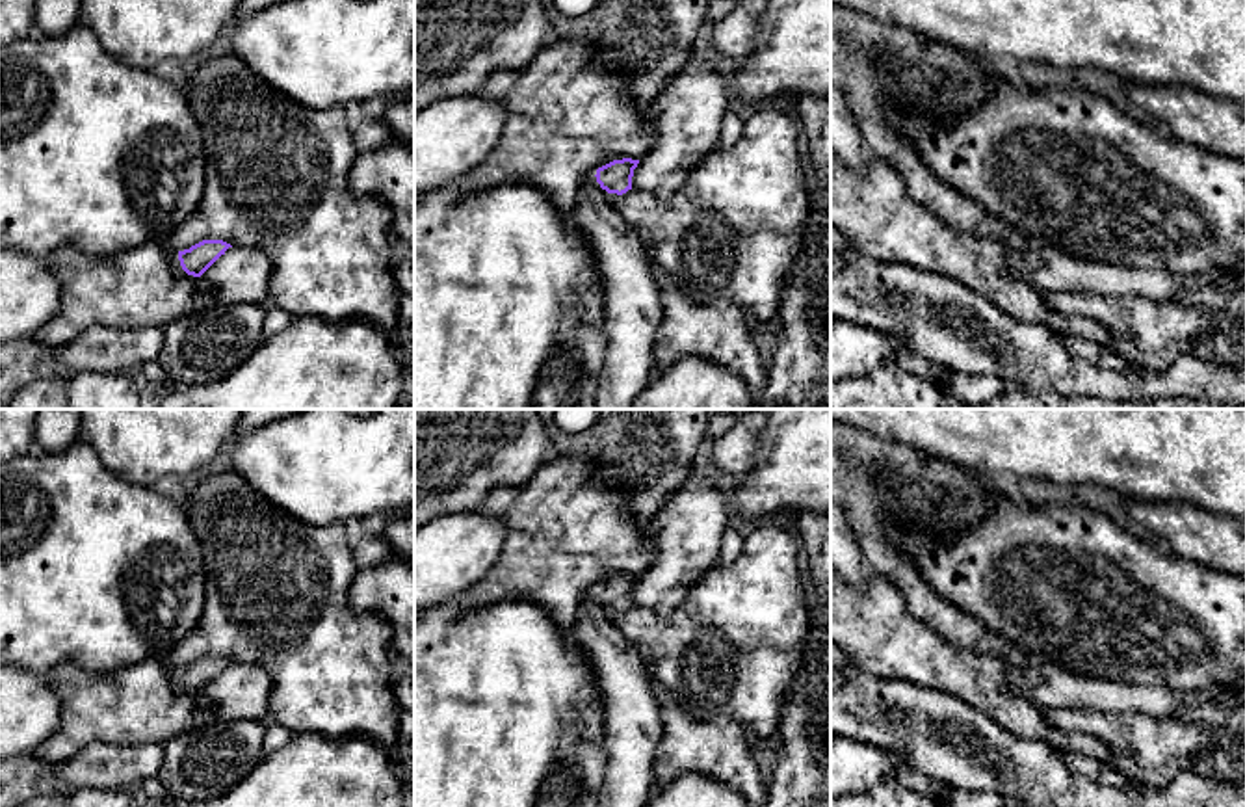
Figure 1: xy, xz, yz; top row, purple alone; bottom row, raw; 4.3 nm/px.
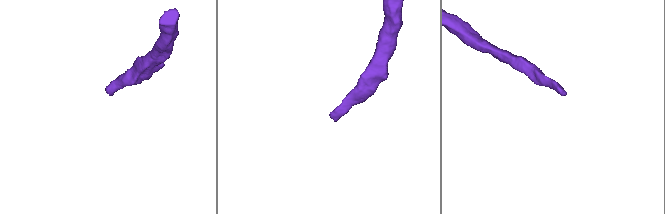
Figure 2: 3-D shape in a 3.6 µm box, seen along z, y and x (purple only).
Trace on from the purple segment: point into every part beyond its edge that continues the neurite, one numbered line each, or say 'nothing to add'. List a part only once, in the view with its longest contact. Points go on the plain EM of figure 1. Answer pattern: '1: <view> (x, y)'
1: xz (634, 724)

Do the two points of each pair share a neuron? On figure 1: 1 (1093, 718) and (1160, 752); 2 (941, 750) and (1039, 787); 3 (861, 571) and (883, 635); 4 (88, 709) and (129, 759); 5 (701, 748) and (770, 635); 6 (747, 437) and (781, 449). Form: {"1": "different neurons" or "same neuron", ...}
{"1": "same neuron", "2": "same neuron", "3": "different neurons", "4": "different neurons", "5": "different neurons", "6": "different neurons"}

